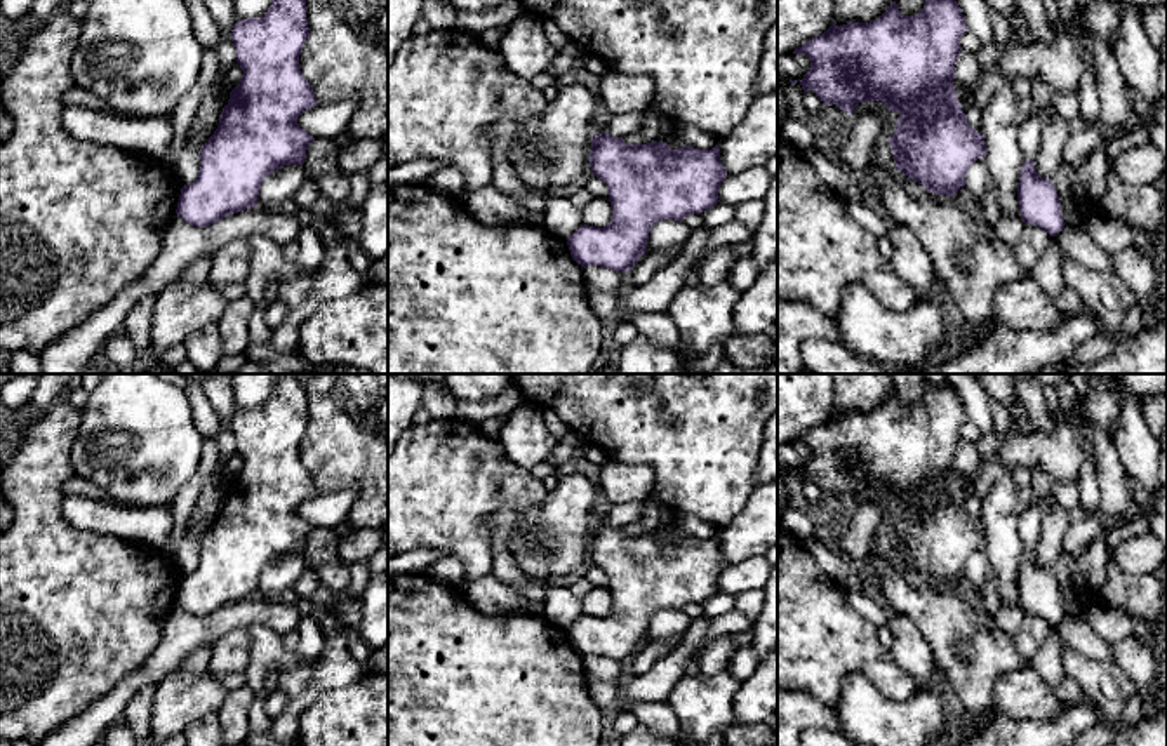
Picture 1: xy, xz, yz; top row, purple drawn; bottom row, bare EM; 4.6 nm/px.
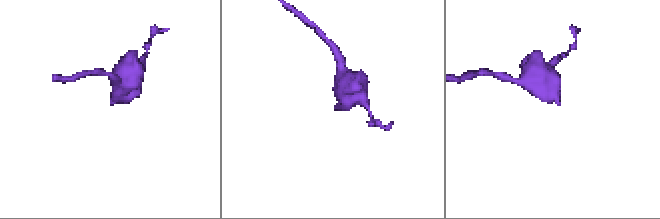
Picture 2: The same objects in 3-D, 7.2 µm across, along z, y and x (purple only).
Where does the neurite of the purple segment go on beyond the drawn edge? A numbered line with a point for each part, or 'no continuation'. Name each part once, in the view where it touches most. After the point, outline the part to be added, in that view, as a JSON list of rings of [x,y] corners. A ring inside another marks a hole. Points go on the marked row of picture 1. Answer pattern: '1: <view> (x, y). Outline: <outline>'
no continuation

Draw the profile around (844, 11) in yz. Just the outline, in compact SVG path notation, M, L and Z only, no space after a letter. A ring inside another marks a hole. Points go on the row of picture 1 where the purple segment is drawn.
M835 0L833 23L835 26L856 23L870 23L878 19L885 9L896 0Z

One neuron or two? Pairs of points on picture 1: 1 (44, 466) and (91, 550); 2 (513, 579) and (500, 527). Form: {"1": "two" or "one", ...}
{"1": "one", "2": "one"}

